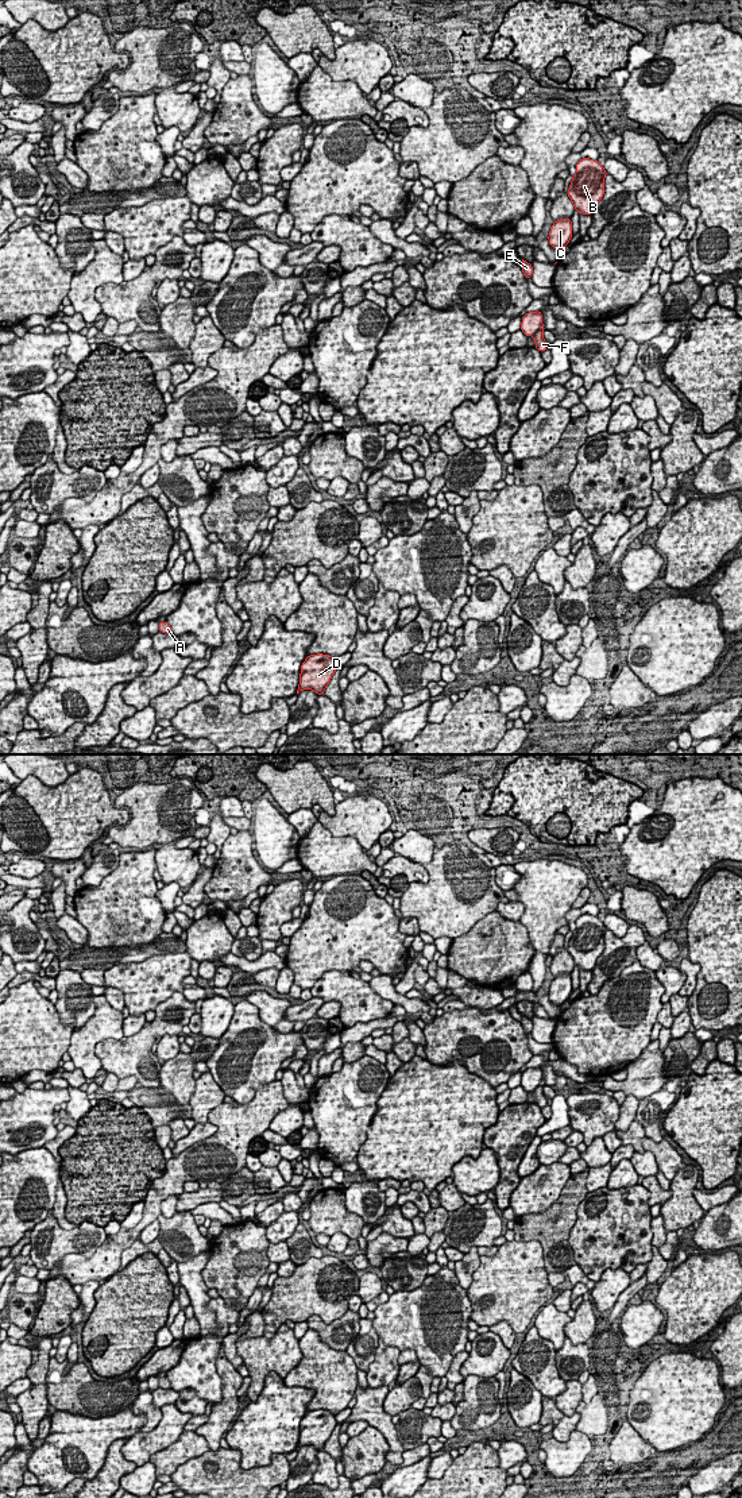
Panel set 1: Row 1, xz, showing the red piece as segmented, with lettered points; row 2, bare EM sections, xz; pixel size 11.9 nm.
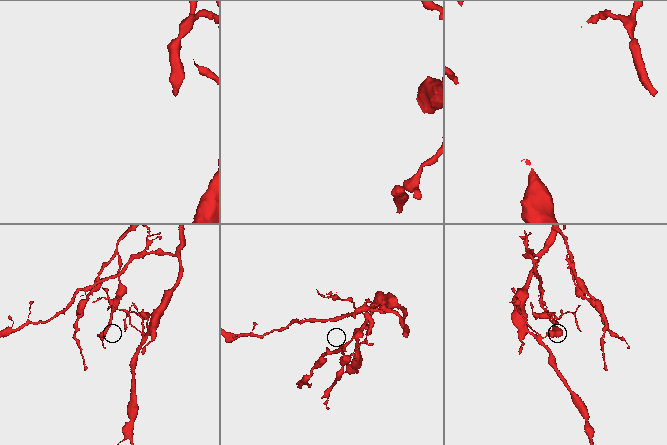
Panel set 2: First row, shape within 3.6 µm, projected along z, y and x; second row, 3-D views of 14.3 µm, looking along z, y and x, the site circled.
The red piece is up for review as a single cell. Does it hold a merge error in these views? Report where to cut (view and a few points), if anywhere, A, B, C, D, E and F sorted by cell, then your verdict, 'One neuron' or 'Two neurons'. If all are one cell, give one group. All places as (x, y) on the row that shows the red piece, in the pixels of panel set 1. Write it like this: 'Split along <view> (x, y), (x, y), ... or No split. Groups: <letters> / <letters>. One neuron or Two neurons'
Split along xz (541, 324), (533, 336). Groups: A B C D E / F. Two neurons

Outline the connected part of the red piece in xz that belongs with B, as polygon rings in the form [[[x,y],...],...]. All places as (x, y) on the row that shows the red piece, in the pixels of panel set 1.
[[[581,158],[576,165],[576,174],[568,189],[575,211],[592,215],[596,204],[604,194],[604,177],[607,171],[603,165],[590,158]]]

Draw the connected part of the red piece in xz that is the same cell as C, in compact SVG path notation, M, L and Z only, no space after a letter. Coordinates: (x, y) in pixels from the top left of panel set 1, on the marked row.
M561 219L553 223L549 232L549 244L554 250L561 250L569 243L572 232L572 221L571 219Z

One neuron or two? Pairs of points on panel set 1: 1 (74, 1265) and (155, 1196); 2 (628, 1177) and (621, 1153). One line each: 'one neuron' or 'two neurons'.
1: one neuron
2: one neuron

